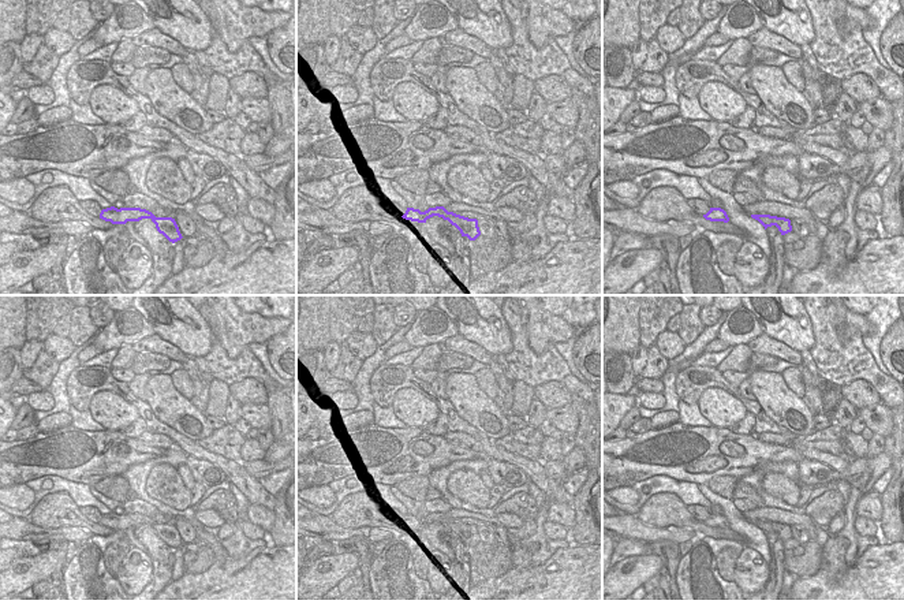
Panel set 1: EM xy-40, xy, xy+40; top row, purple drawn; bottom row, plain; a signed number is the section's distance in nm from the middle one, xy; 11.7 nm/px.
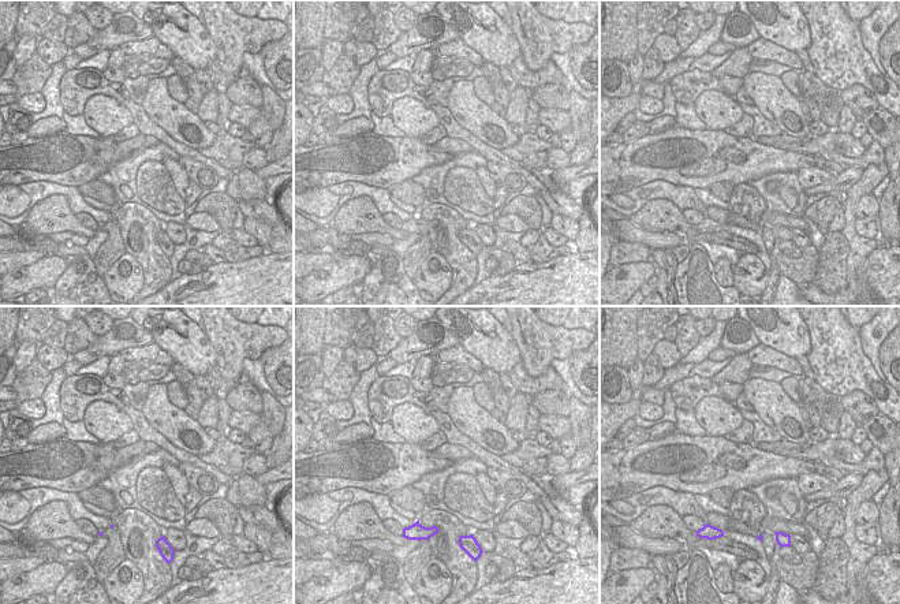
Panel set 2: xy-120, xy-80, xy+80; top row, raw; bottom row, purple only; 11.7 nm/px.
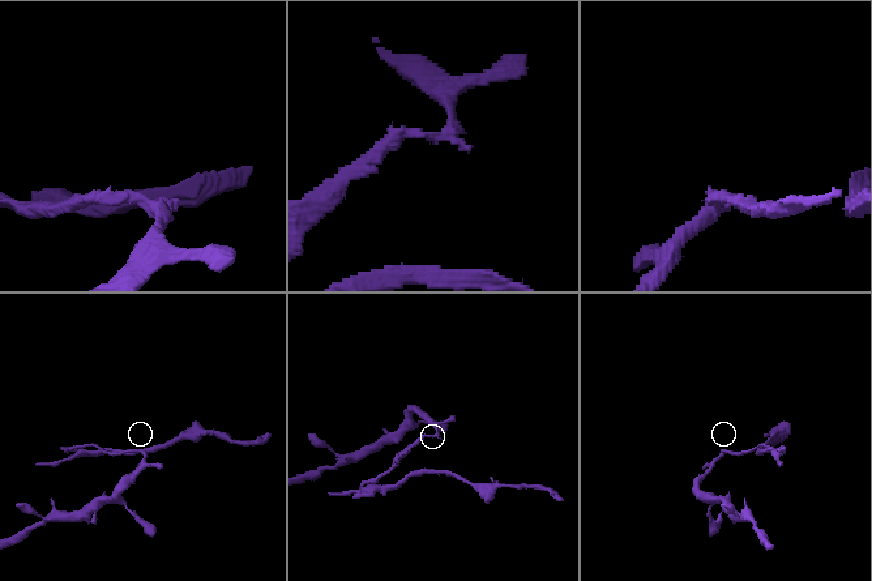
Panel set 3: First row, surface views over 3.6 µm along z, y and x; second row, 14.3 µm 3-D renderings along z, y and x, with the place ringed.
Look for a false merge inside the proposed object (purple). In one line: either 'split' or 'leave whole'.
split

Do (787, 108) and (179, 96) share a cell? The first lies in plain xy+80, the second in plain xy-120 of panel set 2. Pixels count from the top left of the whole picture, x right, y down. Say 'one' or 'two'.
two

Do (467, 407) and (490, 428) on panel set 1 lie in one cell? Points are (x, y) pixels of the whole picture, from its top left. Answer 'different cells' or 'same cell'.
same cell

